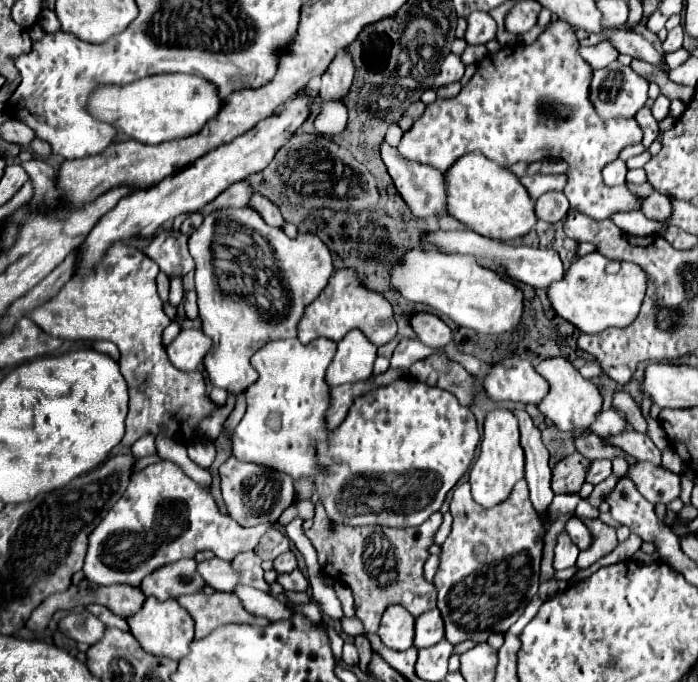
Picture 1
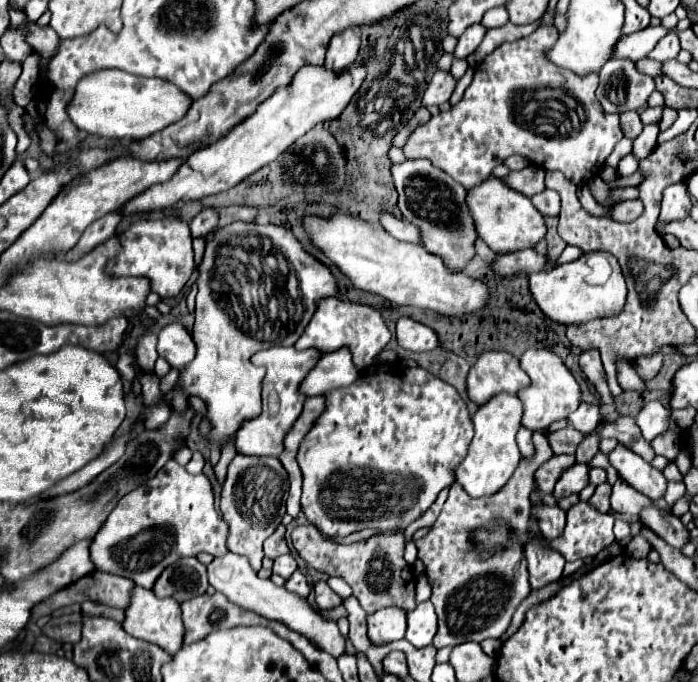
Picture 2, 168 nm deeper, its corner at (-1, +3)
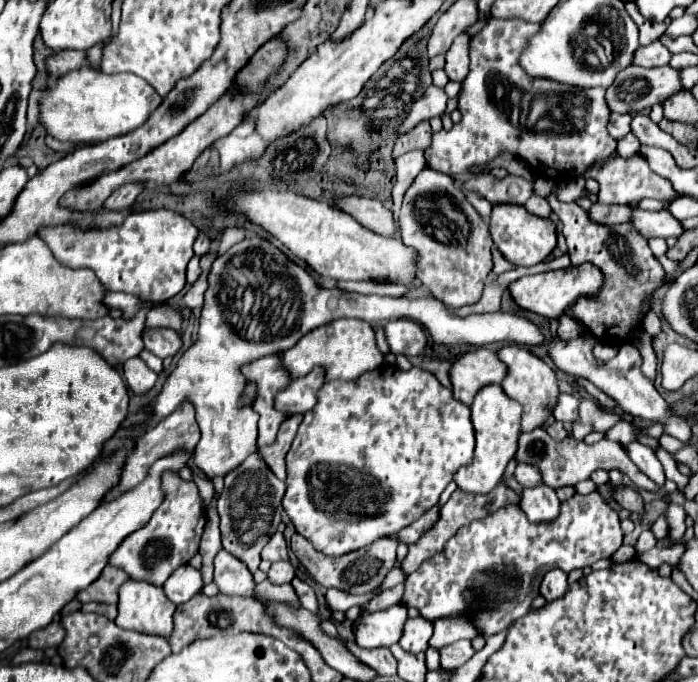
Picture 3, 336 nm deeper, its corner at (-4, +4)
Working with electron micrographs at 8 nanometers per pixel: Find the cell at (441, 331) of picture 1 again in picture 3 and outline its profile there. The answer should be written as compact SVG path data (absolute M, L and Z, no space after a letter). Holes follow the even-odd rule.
M410 319L390 321L384 327L384 335L386 335L386 343L390 347L390 353L392 355L406 355L406 357L420 355L426 347L426 341L428 341L424 329Z

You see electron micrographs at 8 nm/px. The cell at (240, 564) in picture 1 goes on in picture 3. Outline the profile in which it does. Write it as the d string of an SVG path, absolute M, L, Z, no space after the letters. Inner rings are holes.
M250 455L240 467L230 471L230 475L224 477L224 491L218 497L218 515L220 515L220 533L222 533L222 547L240 559L248 571L256 571L260 563L260 551L268 543L268 535L274 533L280 525L282 517L282 495L286 491L286 483L270 475L262 463L258 463L258 455ZM260 493L260 495L258 495ZM260 501L260 507L256 503ZM264 501L268 501L268 509L264 507Z

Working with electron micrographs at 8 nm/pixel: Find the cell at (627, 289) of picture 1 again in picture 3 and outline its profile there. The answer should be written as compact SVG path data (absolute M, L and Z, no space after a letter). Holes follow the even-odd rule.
M584 263L578 269L568 267L568 269L560 269L560 271L546 271L540 275L522 277L508 285L508 293L518 307L538 313L548 319L558 319L568 309L570 303L574 303L580 295L590 295L590 293L594 295L594 291L598 291L598 287L602 287L602 273L594 265Z

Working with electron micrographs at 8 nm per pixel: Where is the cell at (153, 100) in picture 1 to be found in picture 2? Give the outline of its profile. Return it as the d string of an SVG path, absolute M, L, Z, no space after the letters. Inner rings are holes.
M107 68L87 74L83 80L79 80L67 112L75 126L91 136L143 140L181 120L191 104L193 98L189 94L181 92L175 84L163 78L131 76L123 70Z

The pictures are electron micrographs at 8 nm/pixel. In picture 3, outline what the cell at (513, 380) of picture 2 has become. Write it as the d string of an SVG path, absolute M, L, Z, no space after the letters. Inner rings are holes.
M480 347L476 351L464 353L450 367L454 399L468 405L472 403L474 391L478 391L478 387L502 383L502 375L506 375L506 369L502 367L500 359L496 359L494 351Z

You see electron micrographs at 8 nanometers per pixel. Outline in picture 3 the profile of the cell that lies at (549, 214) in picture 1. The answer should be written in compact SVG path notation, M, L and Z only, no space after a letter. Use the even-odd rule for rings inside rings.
M532 195L524 207L526 207L526 211L530 211L532 215L538 215L538 217L550 217L550 213L552 213L546 199L536 197L536 195Z

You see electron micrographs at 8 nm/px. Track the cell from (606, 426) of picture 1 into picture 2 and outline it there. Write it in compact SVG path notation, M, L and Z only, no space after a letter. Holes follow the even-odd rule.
M583 402L583 404L569 416L569 422L573 424L573 428L577 428L577 430L583 432L583 434L593 432L593 430L599 426L601 420L603 420L601 408L599 408L597 404L587 404L587 402Z

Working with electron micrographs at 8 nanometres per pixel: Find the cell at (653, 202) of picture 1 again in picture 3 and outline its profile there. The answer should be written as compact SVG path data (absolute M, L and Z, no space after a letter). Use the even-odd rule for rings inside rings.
M594 203L588 209L588 217L600 225L618 225L618 223L626 223L630 219L630 211L632 211L630 207L622 207L622 205Z

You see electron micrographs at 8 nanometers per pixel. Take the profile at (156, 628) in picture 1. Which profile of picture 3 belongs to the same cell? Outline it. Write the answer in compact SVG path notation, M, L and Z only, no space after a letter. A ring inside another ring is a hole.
M128 579L118 589L118 617L114 623L122 629L170 637L174 611L176 605L166 599L162 587Z

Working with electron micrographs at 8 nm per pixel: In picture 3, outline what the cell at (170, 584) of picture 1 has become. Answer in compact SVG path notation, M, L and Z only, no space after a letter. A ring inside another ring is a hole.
M182 565L178 567L164 583L164 593L166 597L174 603L186 603L188 599L192 599L196 593L202 591L202 575L198 569L190 567L190 565Z

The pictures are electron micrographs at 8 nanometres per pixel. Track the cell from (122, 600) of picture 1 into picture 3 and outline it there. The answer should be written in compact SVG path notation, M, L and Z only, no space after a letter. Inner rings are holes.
M108 565L102 575L88 587L84 589L82 593L78 593L78 599L82 603L88 603L88 601L98 601L98 603L116 603L118 601L118 587L128 579L128 575L118 569L118 567L112 567Z

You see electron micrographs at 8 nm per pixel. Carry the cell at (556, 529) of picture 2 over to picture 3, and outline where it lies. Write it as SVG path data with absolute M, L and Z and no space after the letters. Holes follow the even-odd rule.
M542 483L538 487L524 489L524 493L520 495L520 507L532 523L542 523L558 515L560 501L556 497L556 491Z

